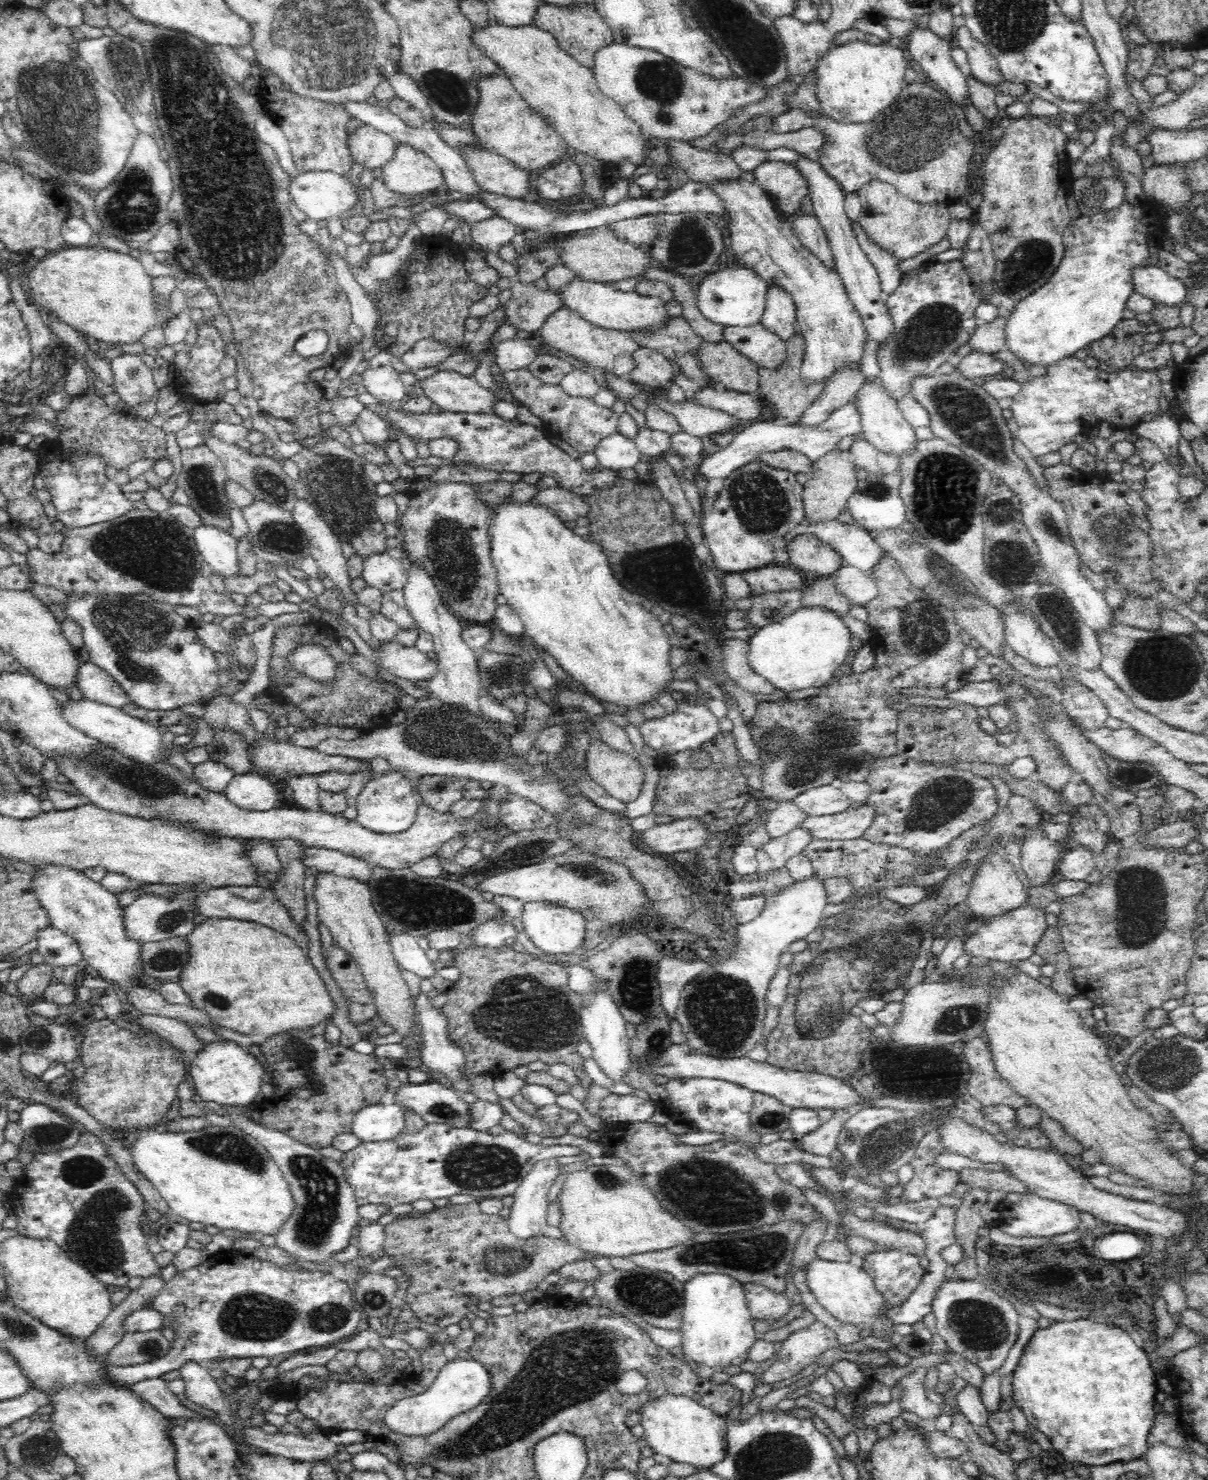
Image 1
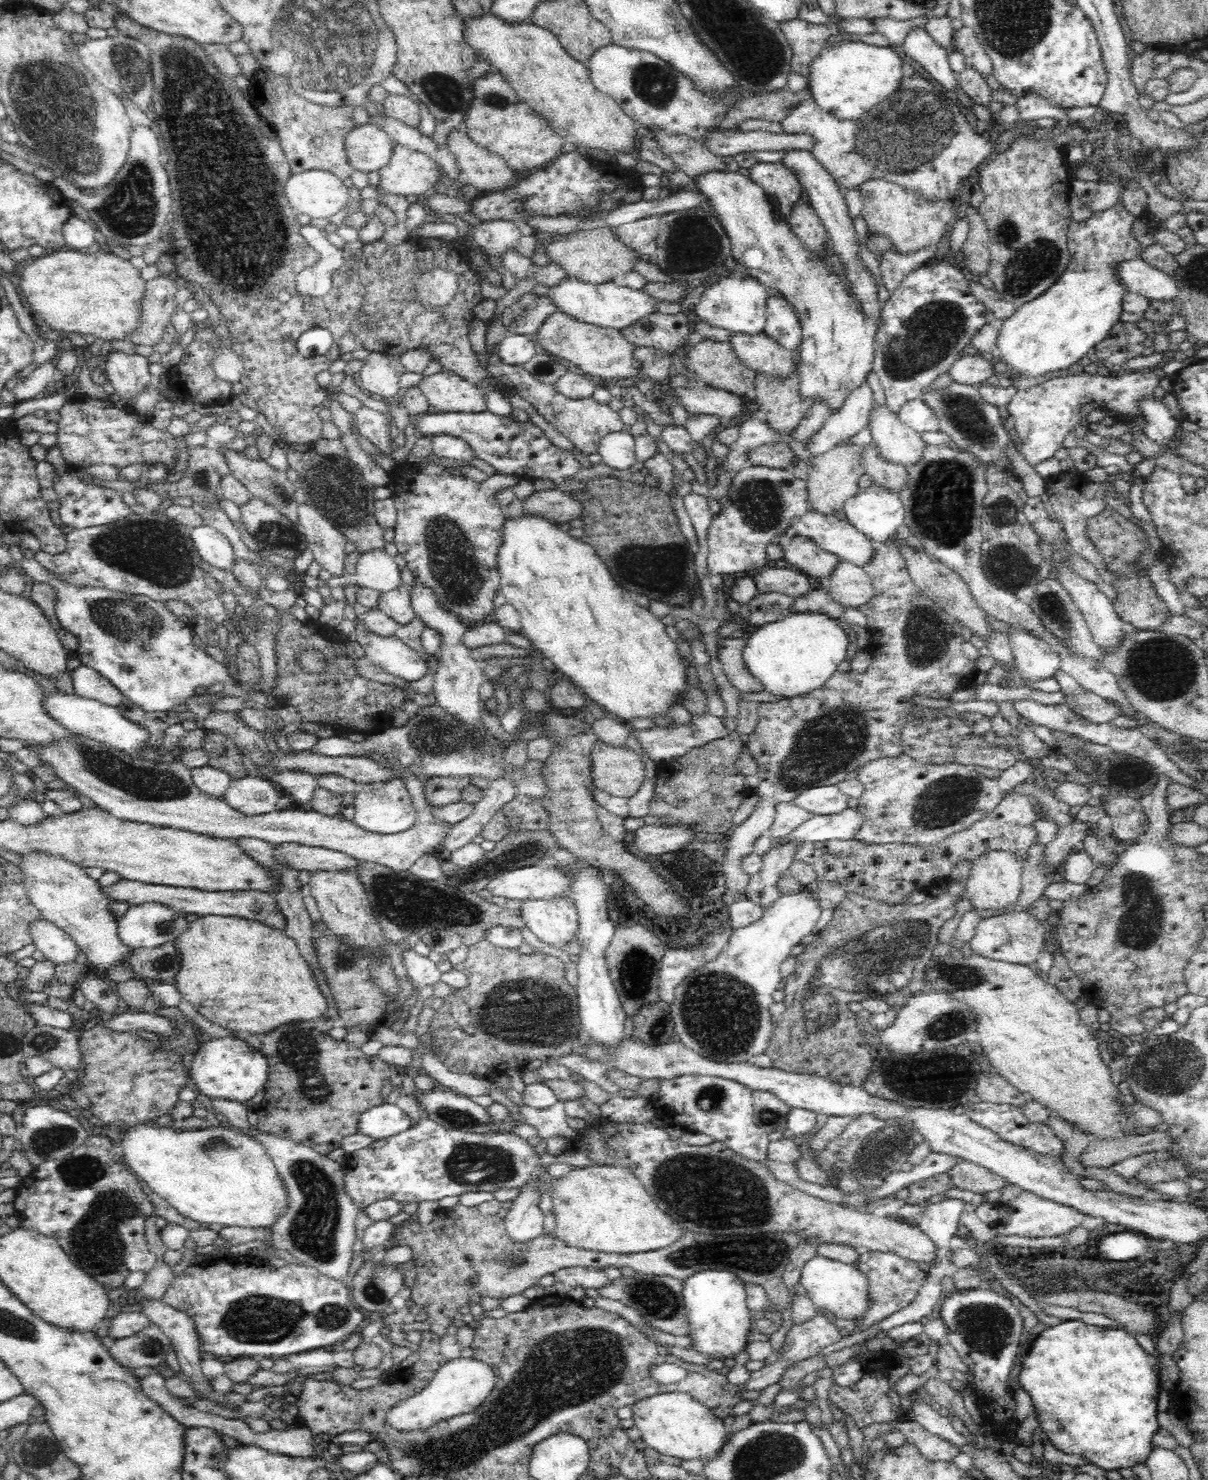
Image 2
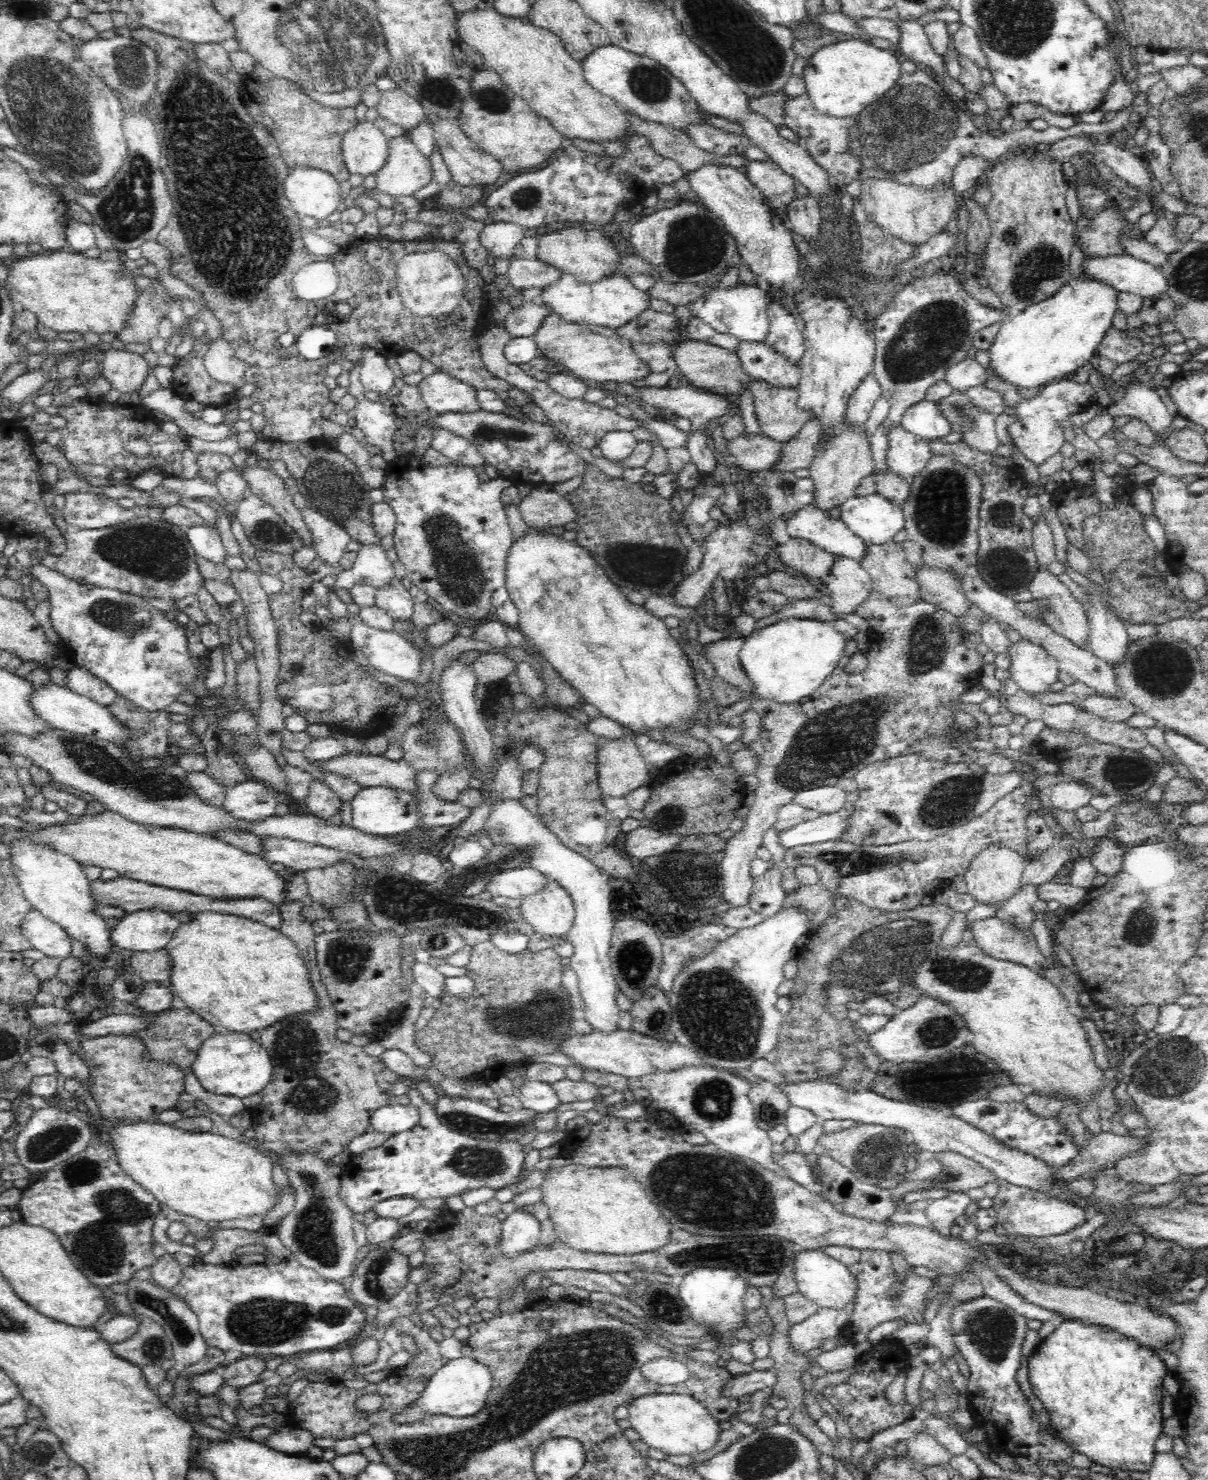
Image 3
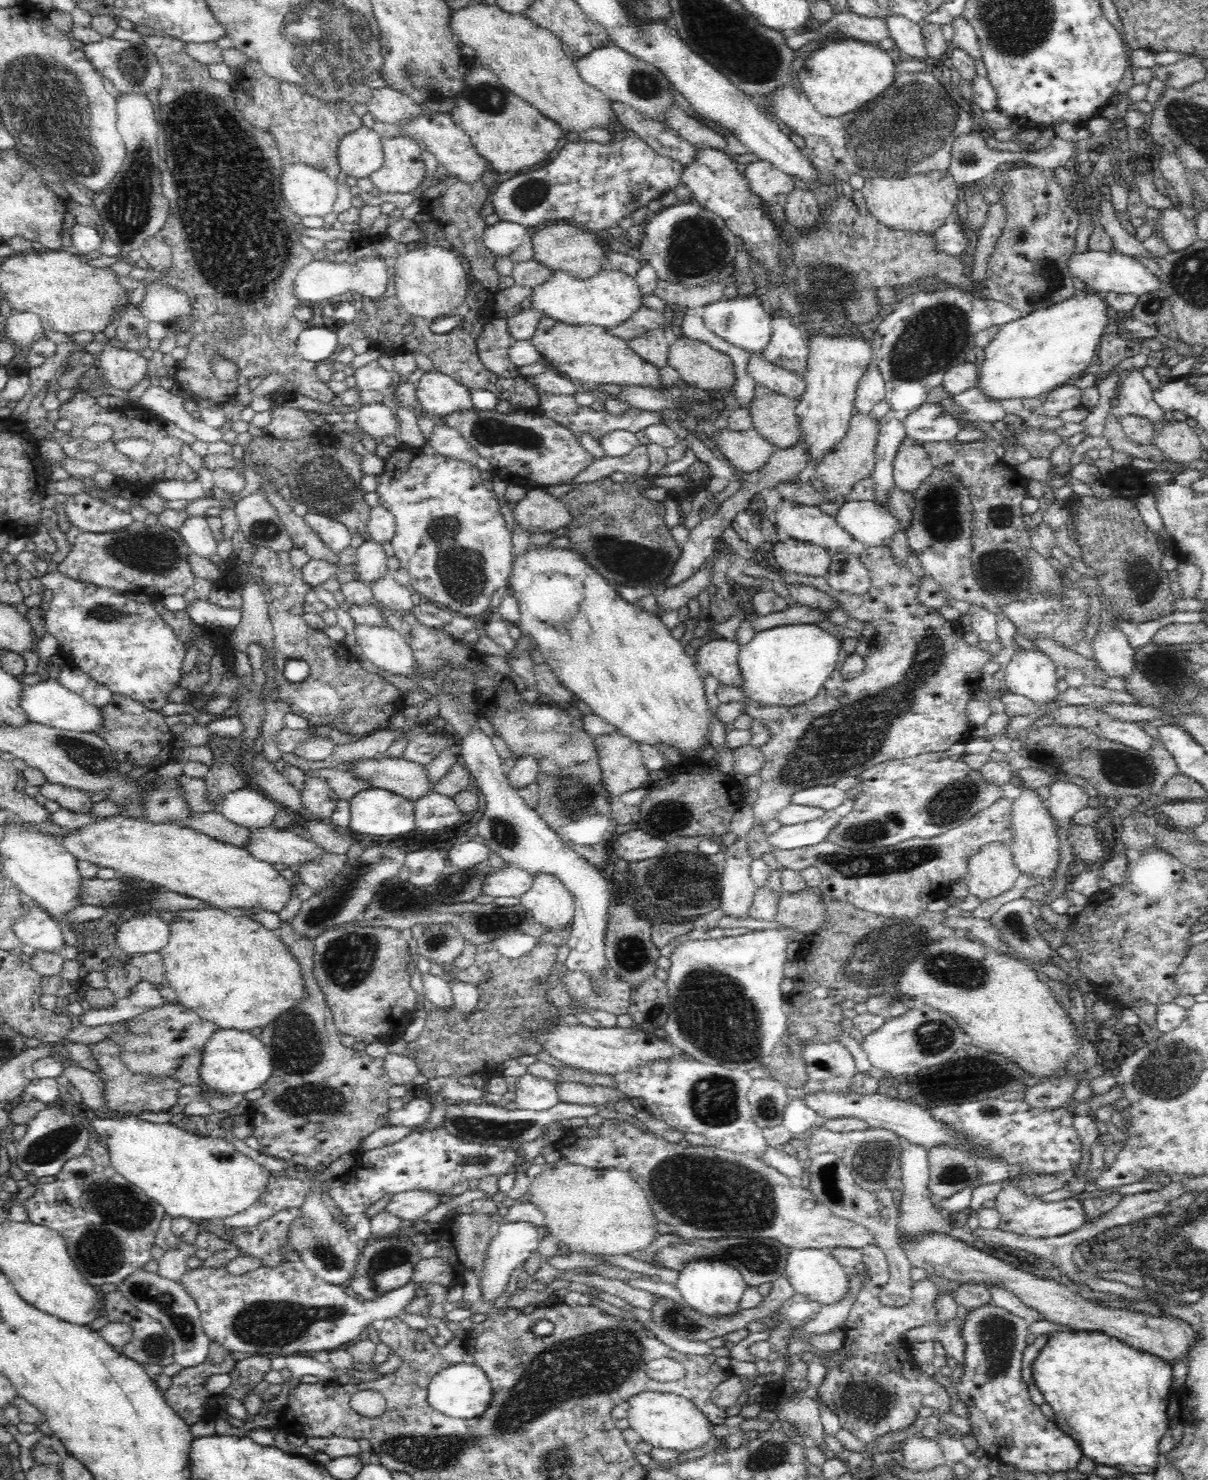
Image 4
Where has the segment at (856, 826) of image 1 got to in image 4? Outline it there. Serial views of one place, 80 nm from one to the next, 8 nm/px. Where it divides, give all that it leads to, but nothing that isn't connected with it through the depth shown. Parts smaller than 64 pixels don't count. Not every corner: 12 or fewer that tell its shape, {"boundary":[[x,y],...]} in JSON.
{"boundary":[[847,797],[820,818],[781,826],[766,838],[772,849],[817,846],[852,808]]}

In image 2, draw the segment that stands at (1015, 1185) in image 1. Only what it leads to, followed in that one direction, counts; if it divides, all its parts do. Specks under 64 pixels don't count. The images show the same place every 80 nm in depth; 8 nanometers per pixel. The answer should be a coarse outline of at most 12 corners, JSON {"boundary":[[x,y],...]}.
{"boundary":[[961,1158],[947,1170],[956,1187],[985,1195],[1008,1186],[998,1174]]}

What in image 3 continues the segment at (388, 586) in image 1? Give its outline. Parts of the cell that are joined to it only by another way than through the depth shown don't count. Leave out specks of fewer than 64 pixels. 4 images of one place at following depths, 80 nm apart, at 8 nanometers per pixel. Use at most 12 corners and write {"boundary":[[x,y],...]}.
{"boundary":[[381,544],[361,546],[336,588],[374,588],[394,580],[393,563]]}

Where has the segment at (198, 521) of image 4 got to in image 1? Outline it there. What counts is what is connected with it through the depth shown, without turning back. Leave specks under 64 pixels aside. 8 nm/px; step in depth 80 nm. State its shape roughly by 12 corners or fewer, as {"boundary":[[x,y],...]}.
{"boundary":[[212,526],[193,530],[213,574],[240,575],[237,542]]}

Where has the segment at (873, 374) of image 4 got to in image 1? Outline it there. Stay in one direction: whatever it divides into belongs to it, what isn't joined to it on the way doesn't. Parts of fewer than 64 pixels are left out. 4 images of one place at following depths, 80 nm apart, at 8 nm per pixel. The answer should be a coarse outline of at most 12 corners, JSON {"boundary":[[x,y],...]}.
{"boundary":[[856,396],[812,428],[748,422],[695,474],[724,478],[783,449],[814,464],[861,433]]}

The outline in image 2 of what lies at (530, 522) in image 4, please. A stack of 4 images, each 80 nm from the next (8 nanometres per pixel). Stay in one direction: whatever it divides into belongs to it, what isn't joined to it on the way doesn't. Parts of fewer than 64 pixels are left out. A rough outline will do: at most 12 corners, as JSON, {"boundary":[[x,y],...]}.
{"boundary":[[558,487],[534,491],[524,514],[558,526],[583,514],[581,502]]}

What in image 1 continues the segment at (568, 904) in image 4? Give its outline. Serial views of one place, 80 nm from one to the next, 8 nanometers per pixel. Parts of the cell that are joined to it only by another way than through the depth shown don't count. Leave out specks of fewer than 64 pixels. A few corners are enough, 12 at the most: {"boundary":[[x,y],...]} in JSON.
{"boundary":[[526,902],[520,920],[542,952],[572,962],[587,922],[572,907]]}

